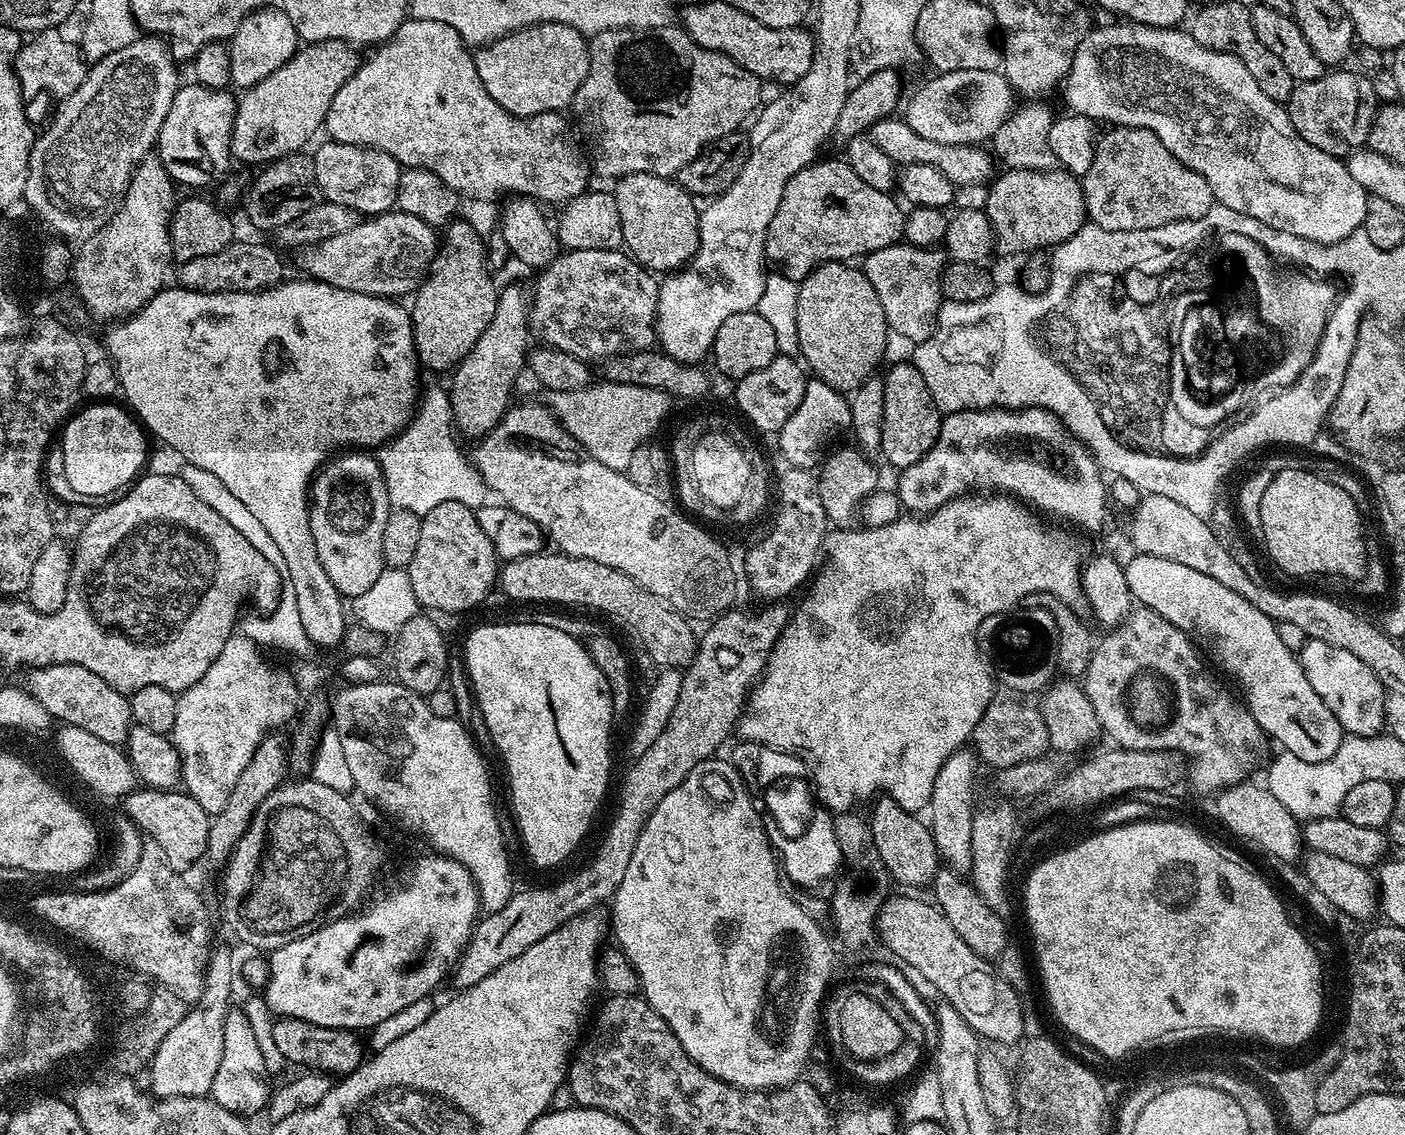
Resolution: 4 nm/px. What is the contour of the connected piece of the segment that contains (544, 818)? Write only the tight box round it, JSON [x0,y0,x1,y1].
[466,622,614,868]

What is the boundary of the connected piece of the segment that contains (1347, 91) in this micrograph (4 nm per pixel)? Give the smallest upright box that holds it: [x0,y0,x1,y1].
[1286,70,1378,158]

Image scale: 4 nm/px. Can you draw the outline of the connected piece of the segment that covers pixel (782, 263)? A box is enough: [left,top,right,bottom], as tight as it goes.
[764,159,905,281]

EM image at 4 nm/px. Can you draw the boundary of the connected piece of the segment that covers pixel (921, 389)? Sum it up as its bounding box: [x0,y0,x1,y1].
[879,362,942,470]

